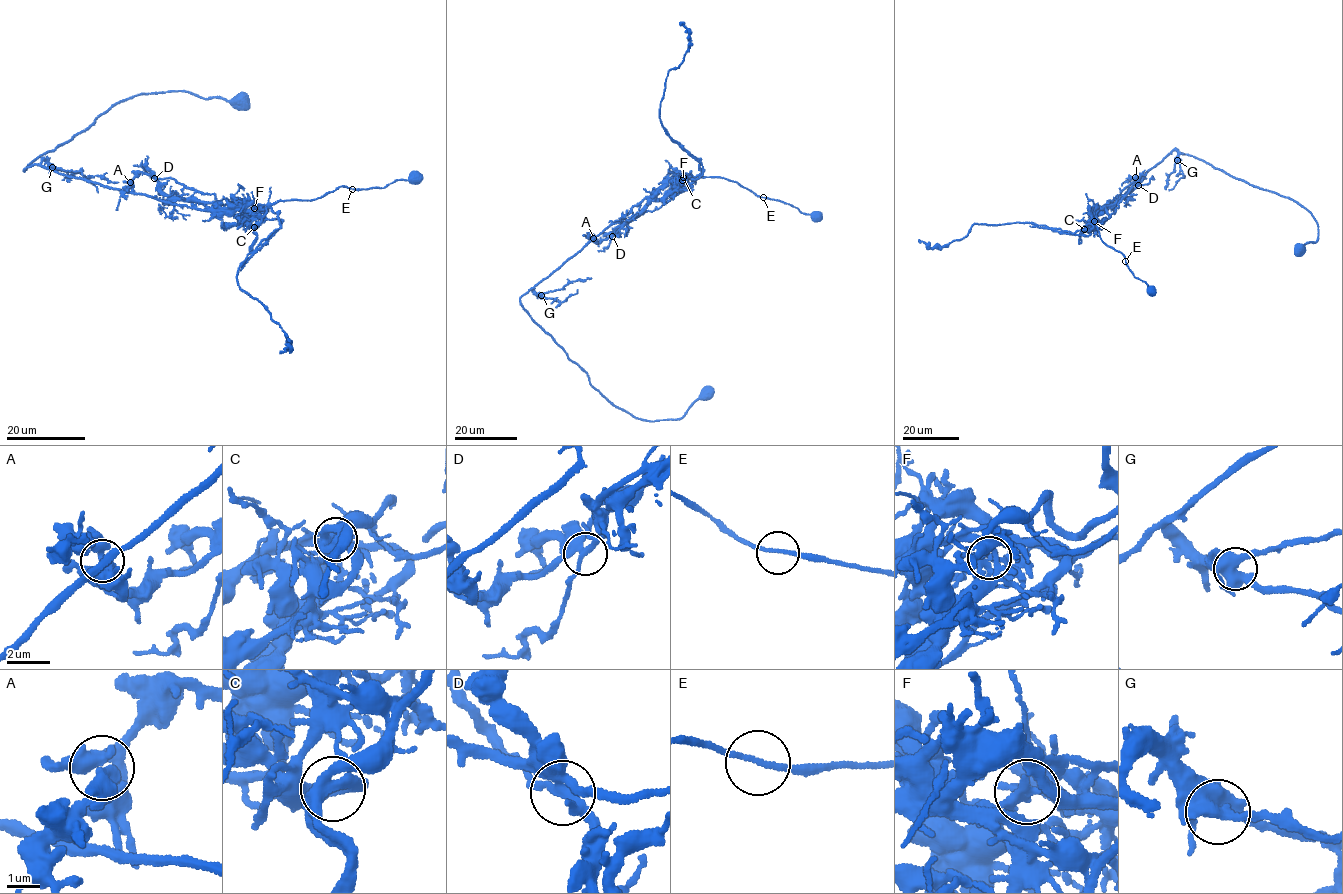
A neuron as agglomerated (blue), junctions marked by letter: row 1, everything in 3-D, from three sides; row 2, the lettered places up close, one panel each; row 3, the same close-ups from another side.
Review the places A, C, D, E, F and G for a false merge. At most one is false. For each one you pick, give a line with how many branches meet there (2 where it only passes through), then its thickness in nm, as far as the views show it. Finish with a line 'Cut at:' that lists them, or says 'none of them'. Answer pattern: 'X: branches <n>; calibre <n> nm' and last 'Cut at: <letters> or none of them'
F: branches 4; calibre 280 nm
Cut at: F

